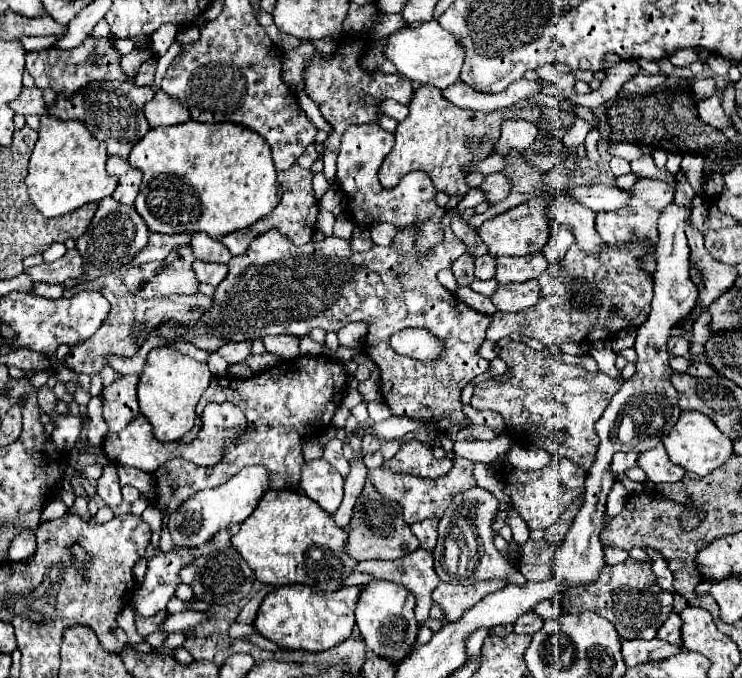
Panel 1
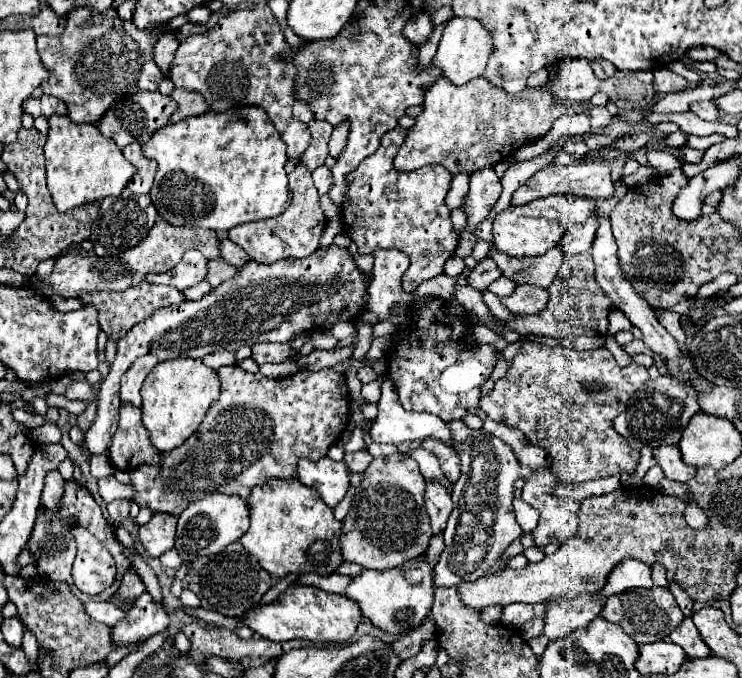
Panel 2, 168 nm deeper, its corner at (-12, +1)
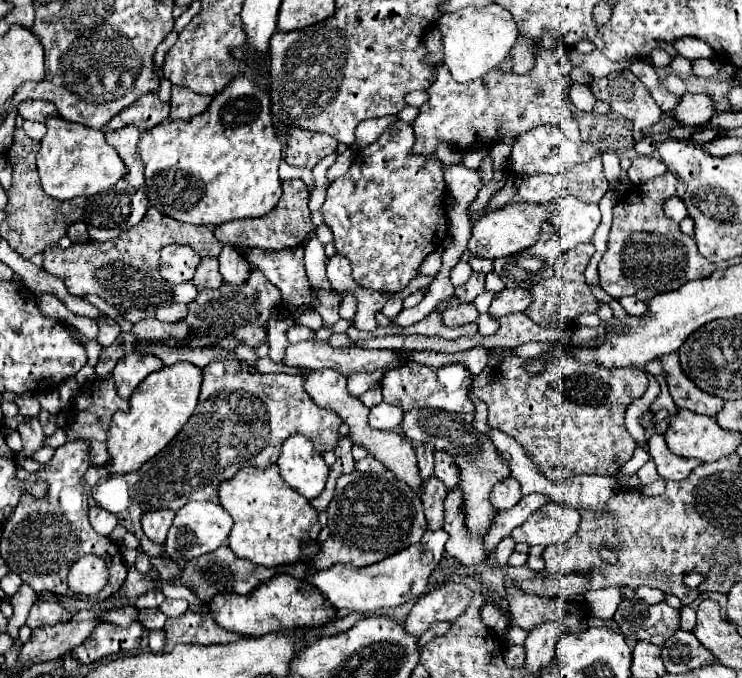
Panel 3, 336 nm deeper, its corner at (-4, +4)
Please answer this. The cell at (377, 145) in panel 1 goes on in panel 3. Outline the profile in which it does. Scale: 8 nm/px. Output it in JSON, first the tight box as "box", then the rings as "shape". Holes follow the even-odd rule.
{"box":[322,121,448,293],"shape":[[[404,121],[392,123],[372,145],[358,151],[346,175],[332,181],[322,205],[326,225],[334,233],[336,251],[346,255],[352,263],[352,277],[358,285],[374,291],[398,293],[420,273],[420,265],[432,251],[442,247],[448,233],[448,219],[444,209],[446,185],[444,165],[438,157],[416,157],[411,149],[415,142],[412,125]]]}

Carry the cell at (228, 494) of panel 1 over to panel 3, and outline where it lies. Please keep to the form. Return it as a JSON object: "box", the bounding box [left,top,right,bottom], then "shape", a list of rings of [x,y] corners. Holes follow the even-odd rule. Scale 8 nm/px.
{"box":[164,501,234,565],"shape":[[[188,501],[188,505],[178,509],[178,513],[174,517],[174,523],[168,531],[168,539],[164,543],[164,551],[170,561],[184,565],[188,559],[200,557],[200,555],[210,553],[210,551],[218,549],[220,545],[224,545],[230,531],[232,531],[232,525],[234,525],[234,521],[232,521],[230,513],[226,513],[226,509],[222,509],[220,503]]]}

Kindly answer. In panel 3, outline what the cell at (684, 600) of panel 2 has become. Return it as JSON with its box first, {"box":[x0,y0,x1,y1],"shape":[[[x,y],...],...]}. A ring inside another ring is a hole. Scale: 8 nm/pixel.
{"box":[680,607,696,631],"shape":[[[682,607],[680,609],[680,629],[690,631],[694,623],[696,623],[696,613],[690,607]]]}

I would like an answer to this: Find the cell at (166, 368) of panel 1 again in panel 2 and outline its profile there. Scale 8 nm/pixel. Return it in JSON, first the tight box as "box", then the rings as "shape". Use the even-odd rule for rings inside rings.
{"box":[142,360,220,452],"shape":[[[166,360],[160,362],[144,380],[142,388],[142,422],[150,434],[150,444],[158,452],[170,452],[184,444],[202,424],[208,408],[220,394],[218,374],[204,366],[202,360]]]}

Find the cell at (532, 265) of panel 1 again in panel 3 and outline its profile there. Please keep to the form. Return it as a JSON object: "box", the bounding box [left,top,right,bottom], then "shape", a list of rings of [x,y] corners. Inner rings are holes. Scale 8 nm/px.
{"box":[494,223,562,289],"shape":[[[544,223],[536,245],[504,259],[494,259],[494,273],[500,275],[506,287],[530,289],[532,285],[554,275],[554,265],[562,255],[554,225]]]}

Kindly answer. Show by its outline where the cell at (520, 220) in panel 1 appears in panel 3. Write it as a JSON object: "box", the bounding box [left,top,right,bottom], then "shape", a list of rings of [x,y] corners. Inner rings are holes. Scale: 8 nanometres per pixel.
{"box":[468,203,550,259],"shape":[[[508,203],[506,207],[492,211],[484,215],[480,221],[474,223],[472,227],[472,237],[468,241],[468,249],[472,255],[486,257],[486,259],[498,259],[498,257],[508,257],[516,251],[528,249],[538,241],[540,227],[550,219],[550,211],[546,211],[544,205],[538,203]]]}

